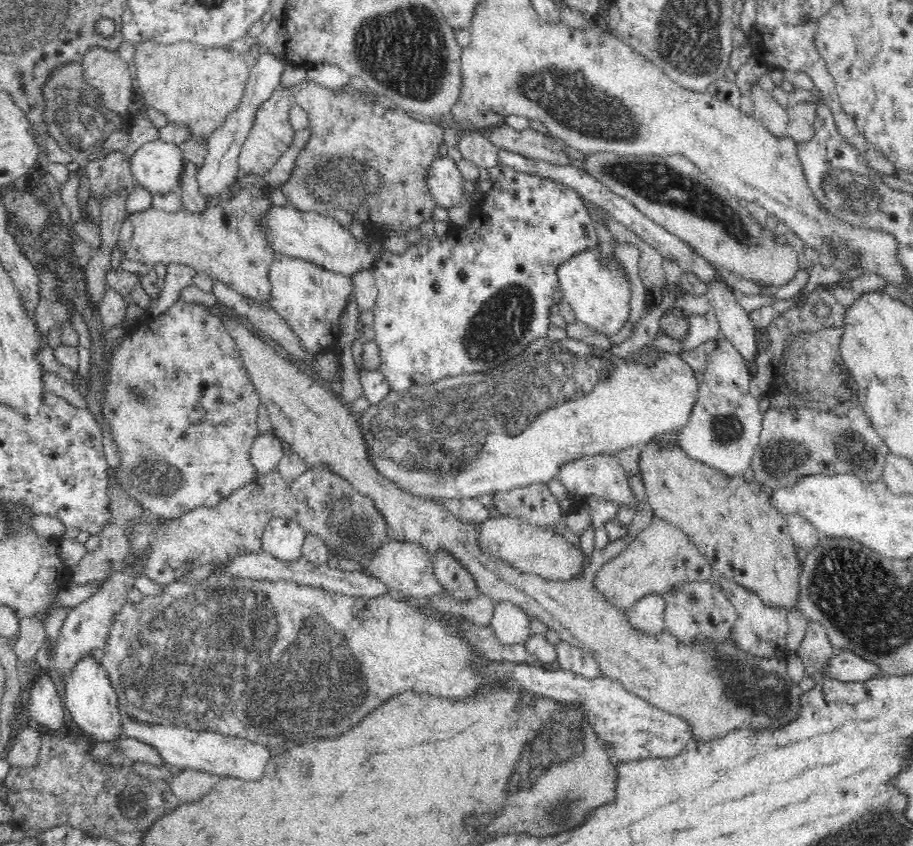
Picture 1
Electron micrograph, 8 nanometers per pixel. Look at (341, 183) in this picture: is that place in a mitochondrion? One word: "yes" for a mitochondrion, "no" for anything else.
yes

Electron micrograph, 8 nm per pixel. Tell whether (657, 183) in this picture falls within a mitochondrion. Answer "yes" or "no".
yes

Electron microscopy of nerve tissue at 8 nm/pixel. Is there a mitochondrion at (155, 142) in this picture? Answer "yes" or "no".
no

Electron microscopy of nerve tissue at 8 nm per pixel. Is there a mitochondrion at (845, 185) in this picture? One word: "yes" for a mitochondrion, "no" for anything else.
yes

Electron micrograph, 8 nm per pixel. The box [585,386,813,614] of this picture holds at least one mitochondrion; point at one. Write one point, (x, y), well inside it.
(779, 456)

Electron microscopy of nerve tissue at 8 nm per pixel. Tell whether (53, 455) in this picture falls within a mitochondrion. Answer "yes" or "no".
no

